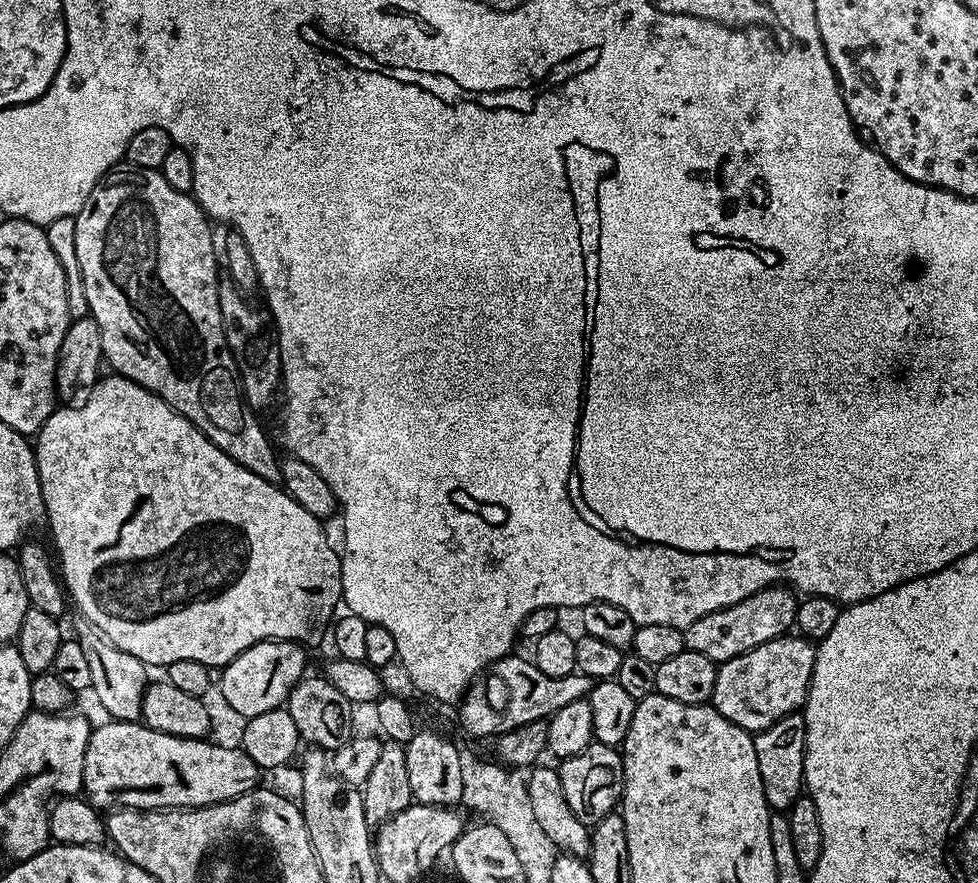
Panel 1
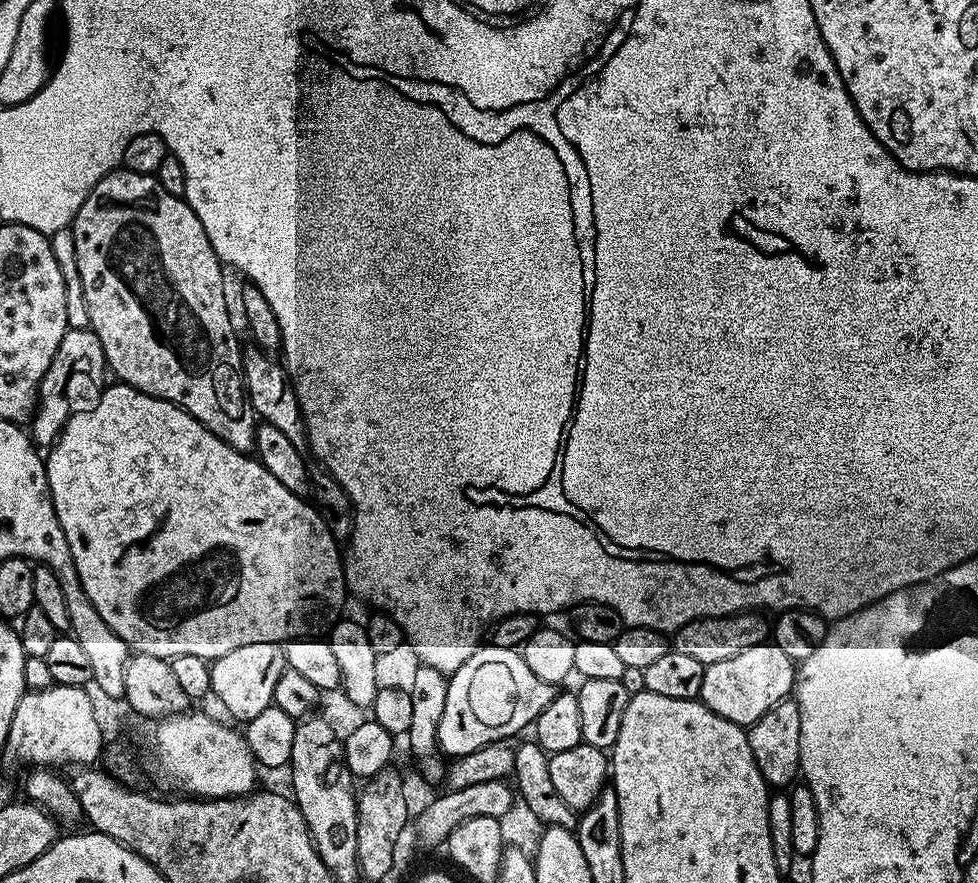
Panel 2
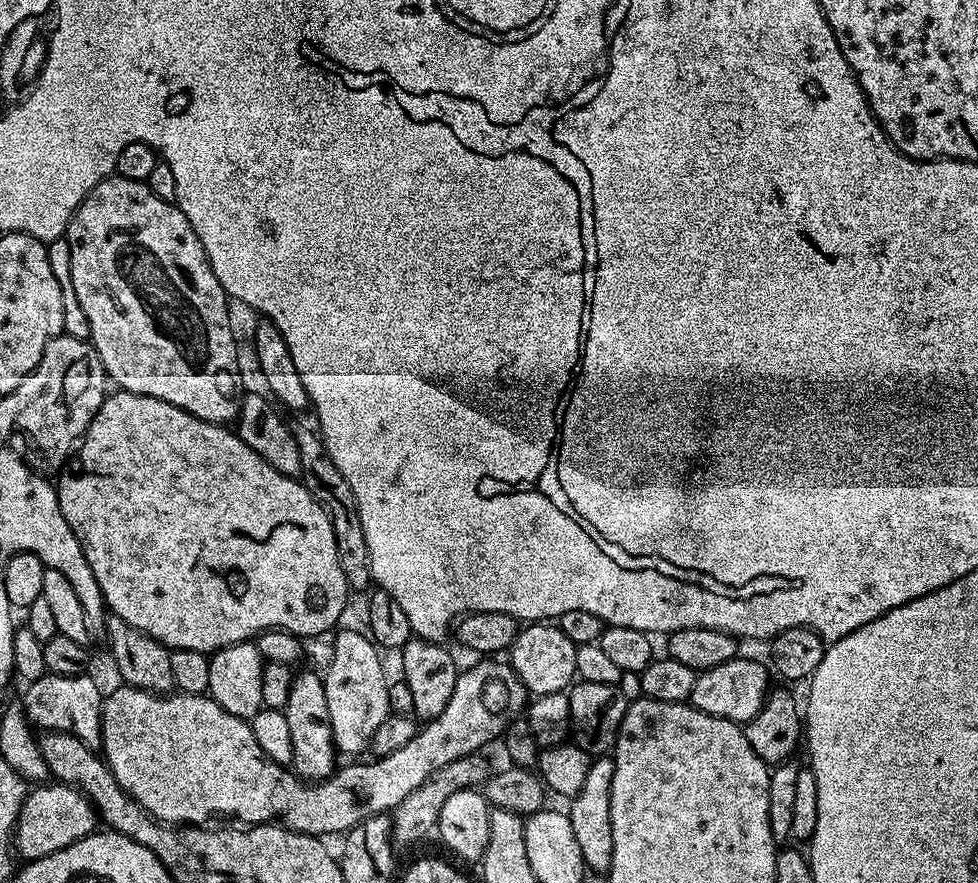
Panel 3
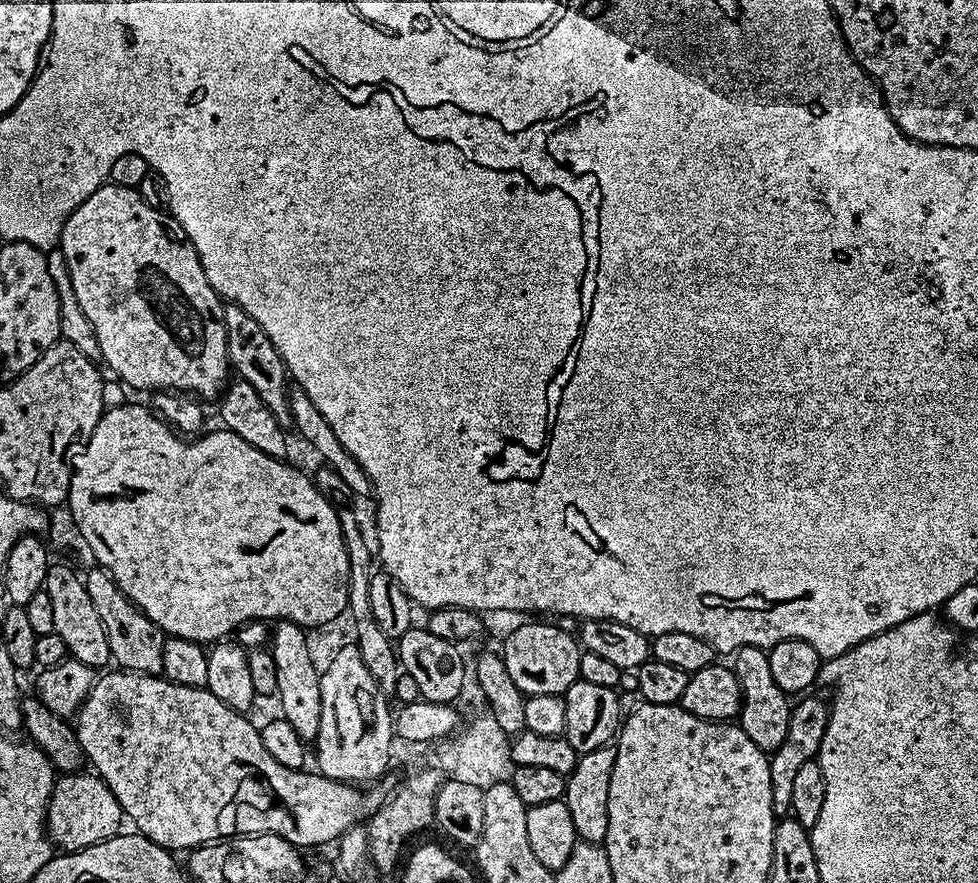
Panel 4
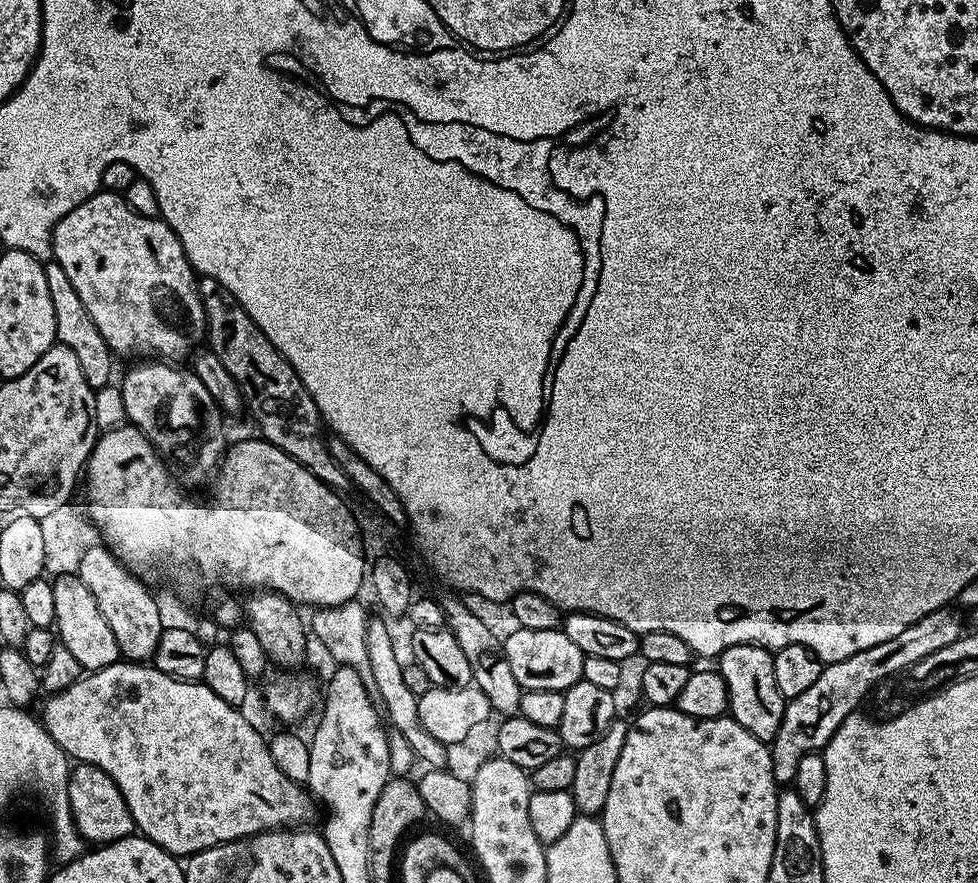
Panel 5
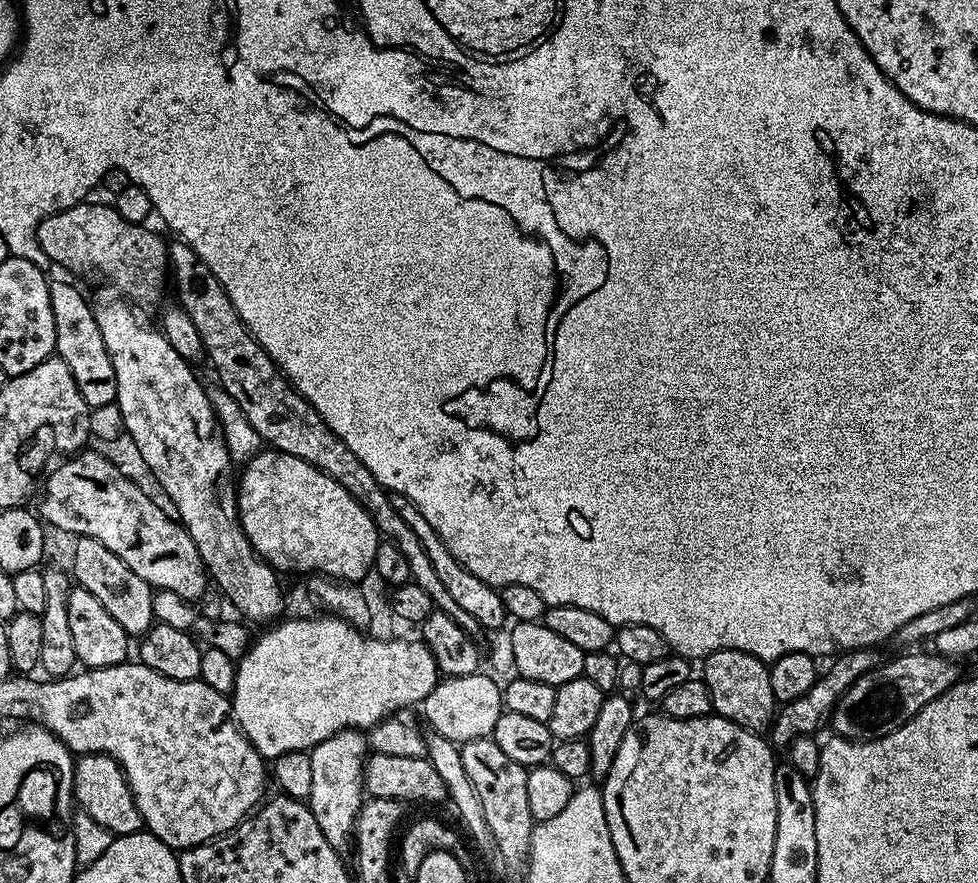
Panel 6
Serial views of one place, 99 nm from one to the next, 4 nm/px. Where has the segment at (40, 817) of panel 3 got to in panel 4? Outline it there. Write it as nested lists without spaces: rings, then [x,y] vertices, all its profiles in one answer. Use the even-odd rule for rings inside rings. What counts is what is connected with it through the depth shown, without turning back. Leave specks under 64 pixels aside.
[[[88,770],[60,774],[55,777],[52,786],[52,797],[48,800],[46,813],[46,835],[57,849],[64,852],[77,852],[83,848],[94,846],[98,842],[108,840],[121,831],[120,823],[125,823],[126,817],[118,798],[106,786],[106,782]]]

